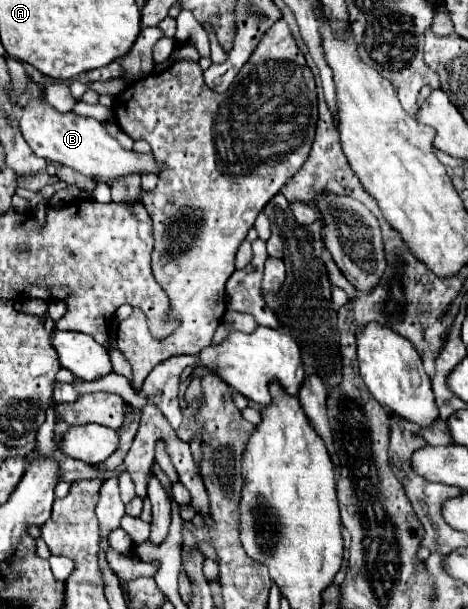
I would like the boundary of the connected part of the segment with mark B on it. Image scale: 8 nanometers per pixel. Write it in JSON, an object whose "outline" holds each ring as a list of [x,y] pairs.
{"outline":[[[39,97],[29,101],[29,105],[23,107],[19,129],[29,143],[29,147],[35,151],[35,155],[73,167],[75,171],[83,173],[89,179],[101,179],[105,183],[113,181],[115,177],[129,175],[129,173],[143,173],[143,171],[155,171],[159,173],[159,163],[151,155],[139,155],[135,151],[125,151],[99,121],[93,121],[93,117],[77,117],[77,113],[61,113],[55,107],[47,103],[47,99]]]}

